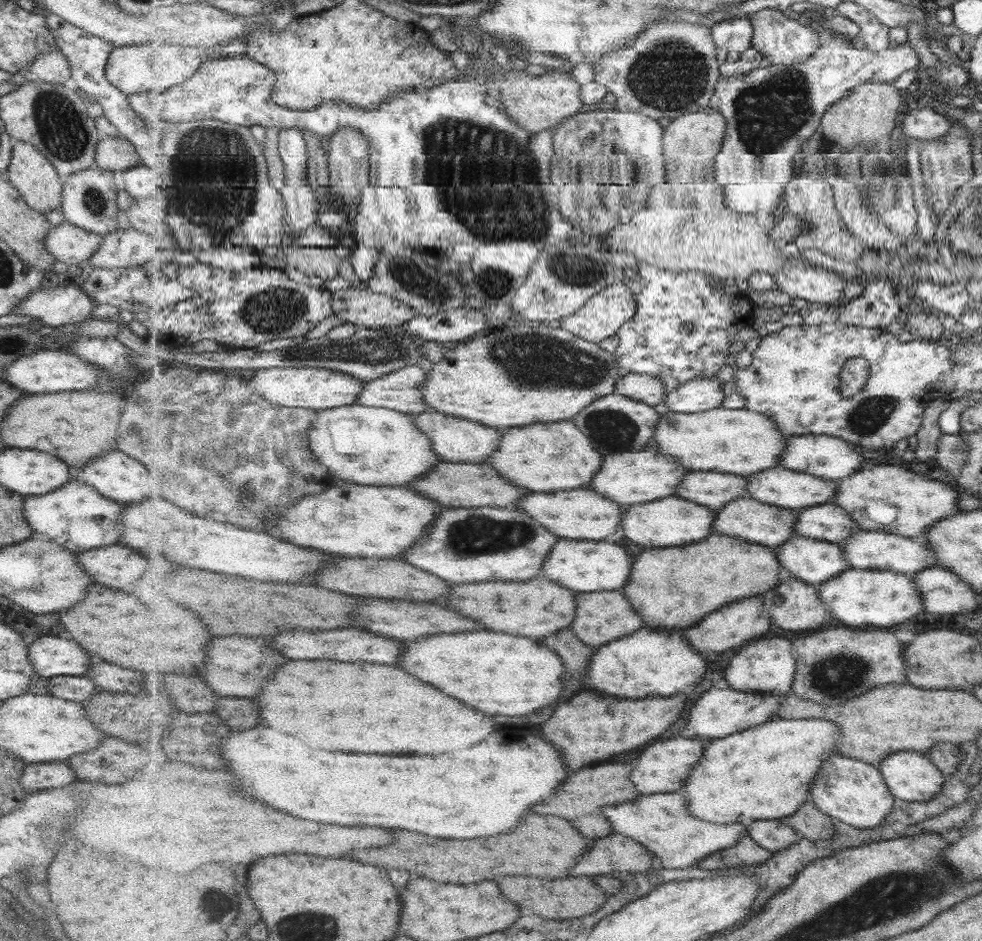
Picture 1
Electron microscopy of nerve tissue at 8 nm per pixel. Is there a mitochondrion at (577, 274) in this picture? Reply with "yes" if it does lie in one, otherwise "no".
yes

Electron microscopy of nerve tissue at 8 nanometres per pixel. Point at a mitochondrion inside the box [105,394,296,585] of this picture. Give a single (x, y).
(218, 426)

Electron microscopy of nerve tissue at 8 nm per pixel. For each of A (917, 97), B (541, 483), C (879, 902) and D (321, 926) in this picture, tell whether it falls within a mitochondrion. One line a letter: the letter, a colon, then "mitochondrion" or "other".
A: other
B: other
C: mitochondrion
D: mitochondrion

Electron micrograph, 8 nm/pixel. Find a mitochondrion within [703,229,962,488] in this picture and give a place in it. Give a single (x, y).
(870, 416)

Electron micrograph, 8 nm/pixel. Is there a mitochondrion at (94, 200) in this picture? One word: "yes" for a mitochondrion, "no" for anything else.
yes

